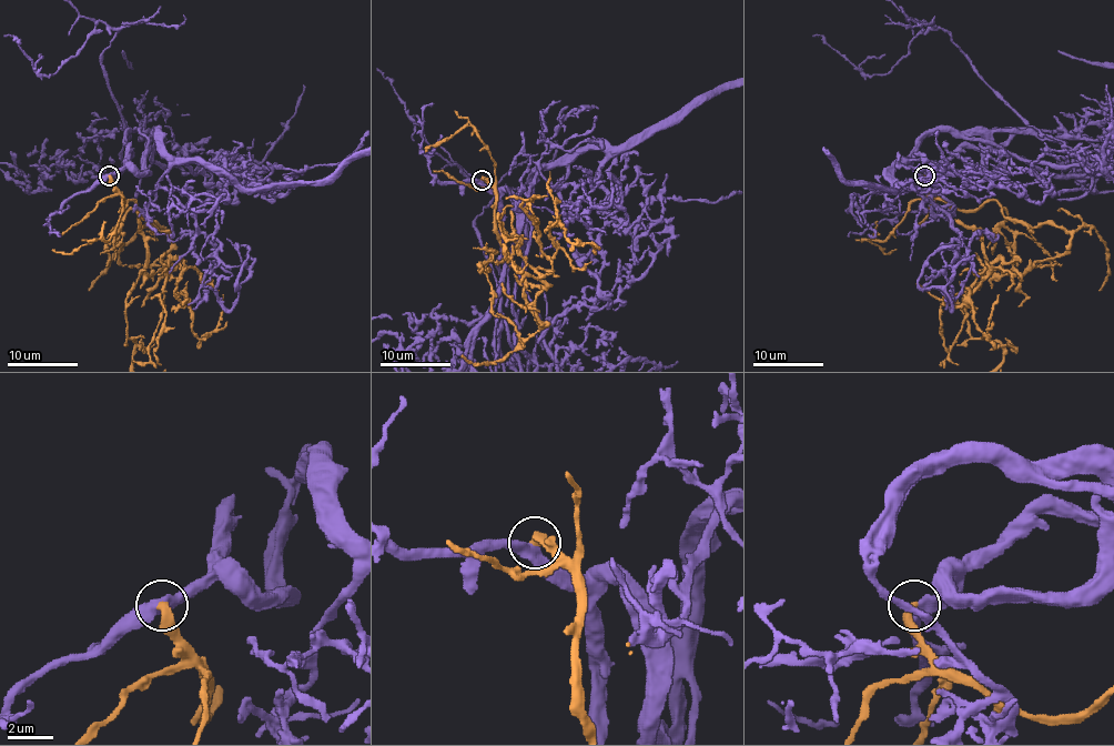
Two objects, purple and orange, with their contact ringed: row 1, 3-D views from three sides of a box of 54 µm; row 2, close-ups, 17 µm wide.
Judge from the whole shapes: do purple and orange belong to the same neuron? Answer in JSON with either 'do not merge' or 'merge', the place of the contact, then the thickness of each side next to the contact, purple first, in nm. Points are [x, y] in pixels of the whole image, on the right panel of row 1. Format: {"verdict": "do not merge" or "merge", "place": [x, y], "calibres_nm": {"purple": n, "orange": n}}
{"verdict": "merge", "place": [924, 175], "calibres_nm": {"purple": 480, "orange": 400}}

